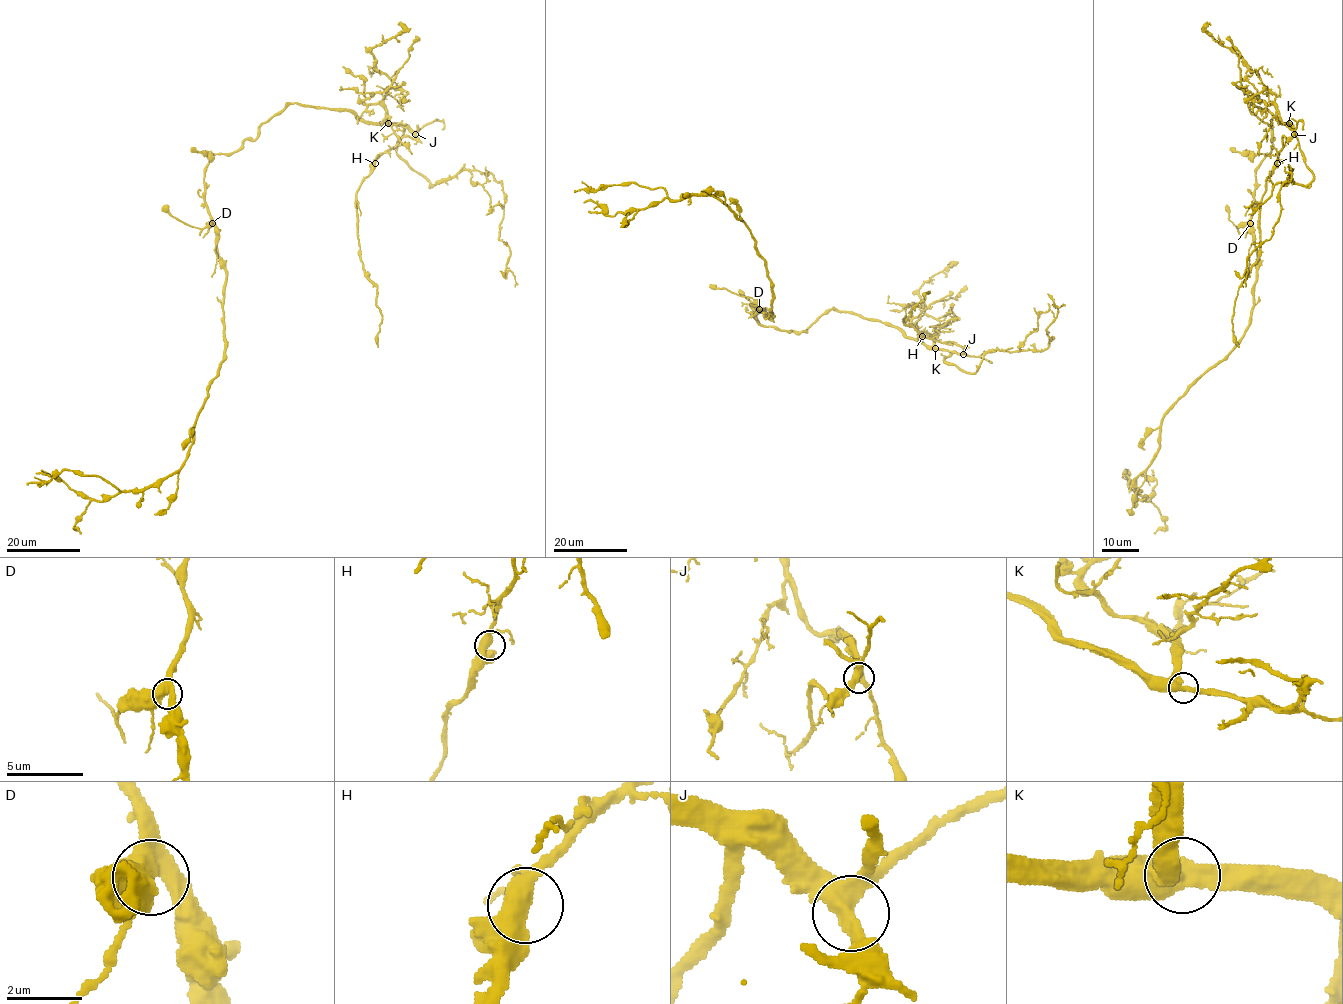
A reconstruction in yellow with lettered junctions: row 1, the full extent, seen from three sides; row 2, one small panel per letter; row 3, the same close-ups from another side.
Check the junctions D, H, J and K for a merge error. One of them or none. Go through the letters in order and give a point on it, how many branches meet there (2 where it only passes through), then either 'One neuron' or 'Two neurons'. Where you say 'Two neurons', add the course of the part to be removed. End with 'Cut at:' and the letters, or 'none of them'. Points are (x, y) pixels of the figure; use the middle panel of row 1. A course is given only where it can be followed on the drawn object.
D: Place: (759, 309). Branches: 3. One neuron
H: Place: (922, 336). Branches: 3. One neuron
J: Place: (963, 354). Branches: 3. One neuron
K: Place: (935, 348). Branches: 3. One neuron
Cut at: none of them

